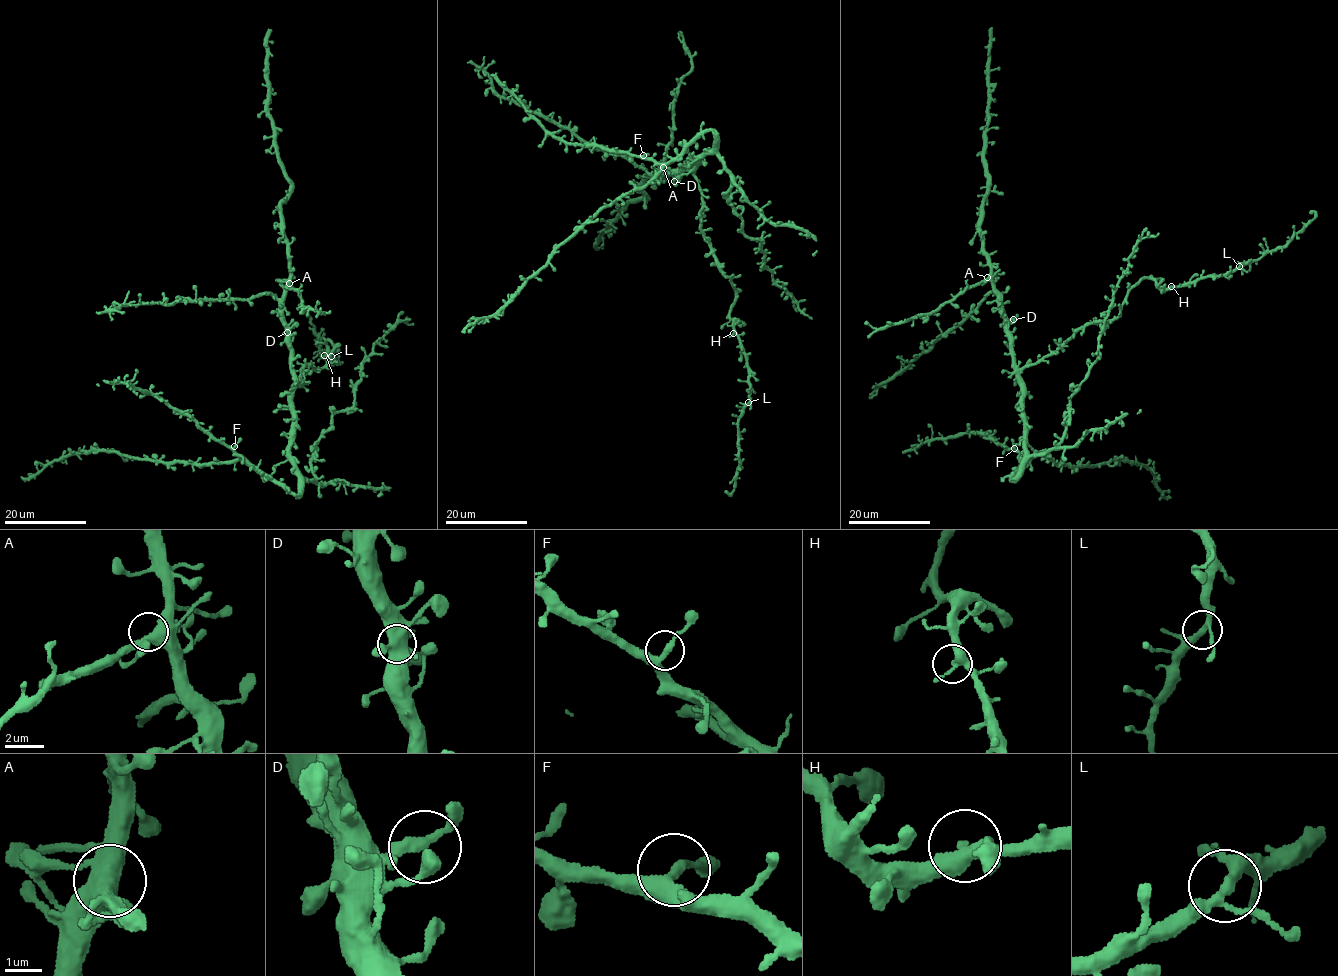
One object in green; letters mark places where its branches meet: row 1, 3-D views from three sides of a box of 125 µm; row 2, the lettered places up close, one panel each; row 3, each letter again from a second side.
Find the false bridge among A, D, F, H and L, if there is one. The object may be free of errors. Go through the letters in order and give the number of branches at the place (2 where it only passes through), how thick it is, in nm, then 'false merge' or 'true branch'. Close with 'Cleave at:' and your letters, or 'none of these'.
A: 3 | 400 nm | true branch
D: 2 | 280 nm | true branch
F: 2 | 280 nm | true branch
H: 3 | 280 nm | true branch
L: 3 | 240 nm | true branch
Cleave at: none of these

